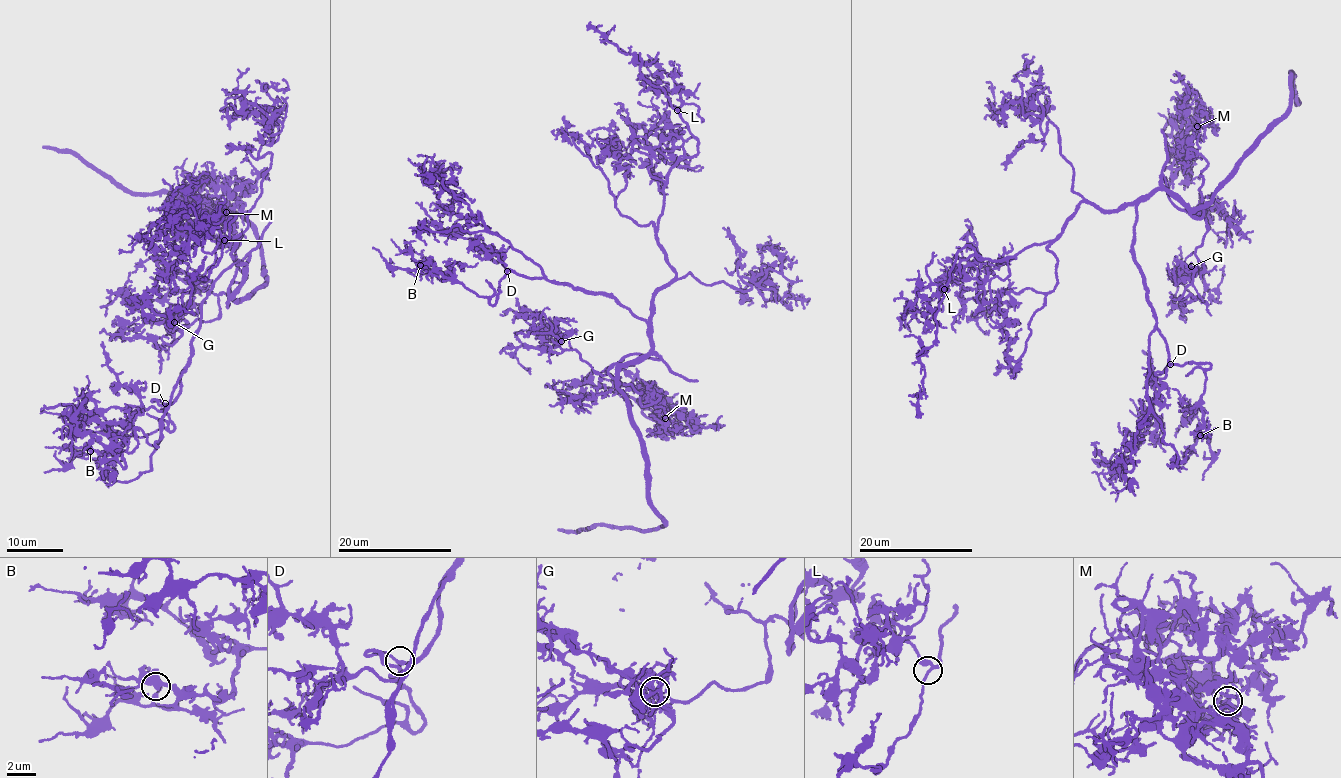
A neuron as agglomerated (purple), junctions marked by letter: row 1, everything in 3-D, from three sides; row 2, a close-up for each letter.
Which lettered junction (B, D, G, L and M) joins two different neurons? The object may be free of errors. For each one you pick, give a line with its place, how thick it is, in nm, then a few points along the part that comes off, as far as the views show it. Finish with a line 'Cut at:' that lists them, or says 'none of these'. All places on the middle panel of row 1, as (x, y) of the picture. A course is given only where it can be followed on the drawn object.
M: (665, 418) | 140 nm | (665, 418), (668, 419), (665, 425), (659, 427), (651, 415), (656, 414), (674, 437)
Cut at: M

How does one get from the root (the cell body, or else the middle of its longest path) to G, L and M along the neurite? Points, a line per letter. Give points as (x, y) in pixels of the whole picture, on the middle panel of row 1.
G: (640, 357), (621, 368), (615, 379), (608, 373), (598, 373), (574, 350), (560, 347), (557, 344), (561, 341)
L: (640, 357), (651, 348), (653, 298), (676, 274), (656, 236), (666, 177), (698, 146), (677, 110)
M: (640, 357), (614, 378), (642, 392), (643, 407), (657, 396), (663, 401), (657, 419), (665, 418)

